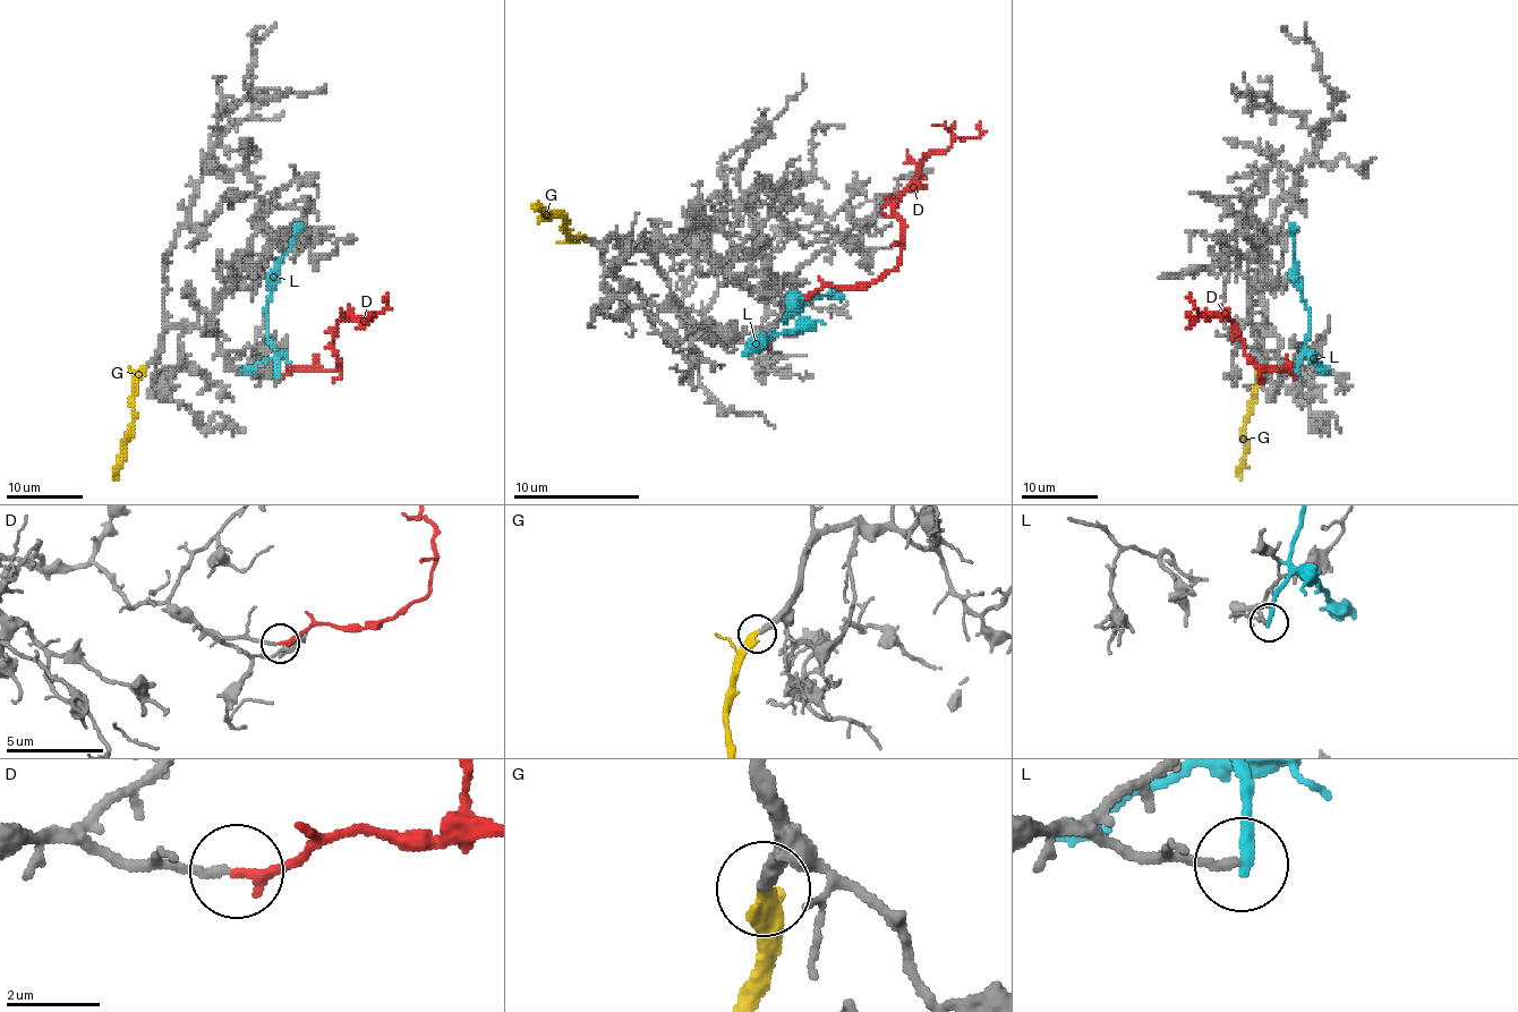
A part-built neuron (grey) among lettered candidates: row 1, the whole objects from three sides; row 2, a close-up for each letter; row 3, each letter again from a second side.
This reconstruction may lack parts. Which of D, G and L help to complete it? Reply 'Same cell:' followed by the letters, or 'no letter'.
Same cell: G

